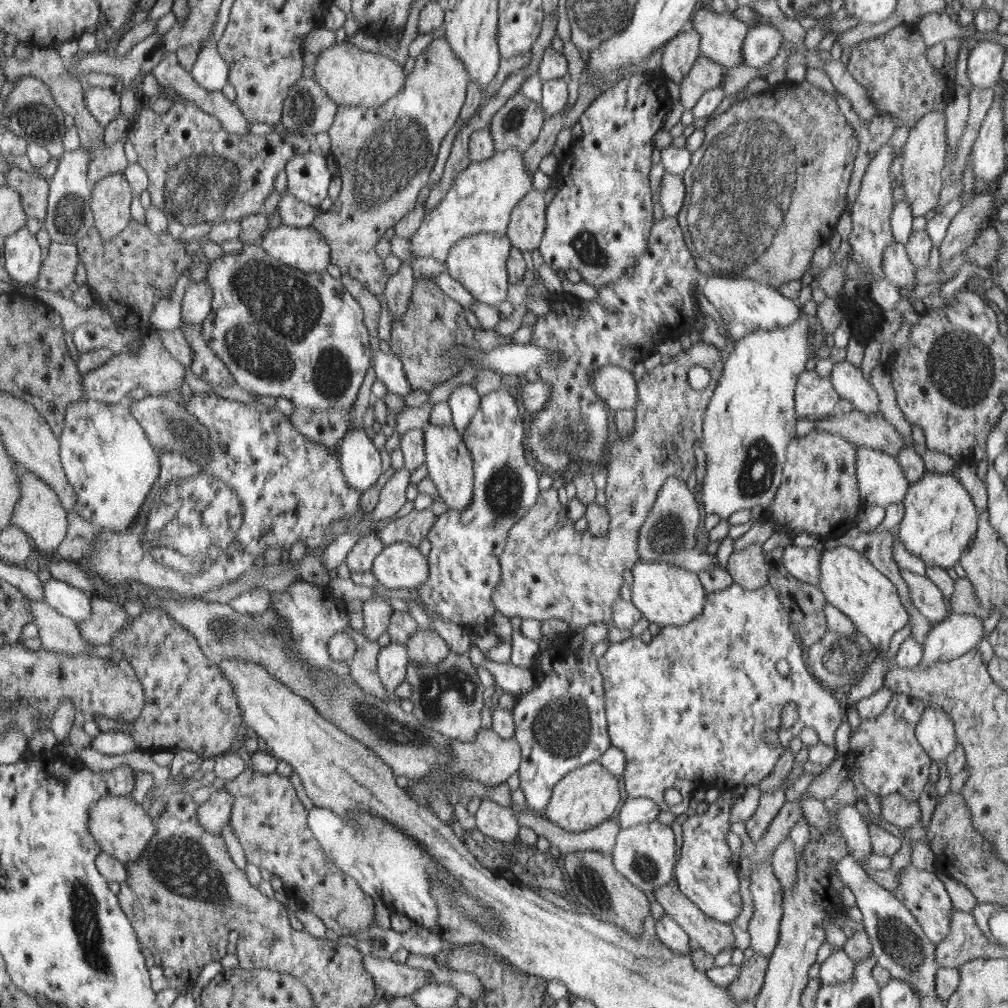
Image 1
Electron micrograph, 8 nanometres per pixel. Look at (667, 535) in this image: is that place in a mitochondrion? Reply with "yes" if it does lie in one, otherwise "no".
yes

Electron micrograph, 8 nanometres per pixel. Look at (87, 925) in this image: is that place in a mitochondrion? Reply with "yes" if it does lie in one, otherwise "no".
yes

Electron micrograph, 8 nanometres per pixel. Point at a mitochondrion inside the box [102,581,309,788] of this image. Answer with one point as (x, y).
(152, 652)

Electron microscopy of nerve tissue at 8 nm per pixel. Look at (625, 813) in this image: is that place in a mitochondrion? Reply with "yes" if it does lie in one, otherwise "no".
no

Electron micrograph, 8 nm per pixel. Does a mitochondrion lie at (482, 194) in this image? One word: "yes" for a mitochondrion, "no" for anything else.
no

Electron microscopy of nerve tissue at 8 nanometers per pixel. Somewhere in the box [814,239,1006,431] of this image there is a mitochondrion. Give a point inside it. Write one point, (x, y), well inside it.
(958, 363)

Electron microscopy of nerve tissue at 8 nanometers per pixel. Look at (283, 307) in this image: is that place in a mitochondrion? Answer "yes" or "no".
yes

